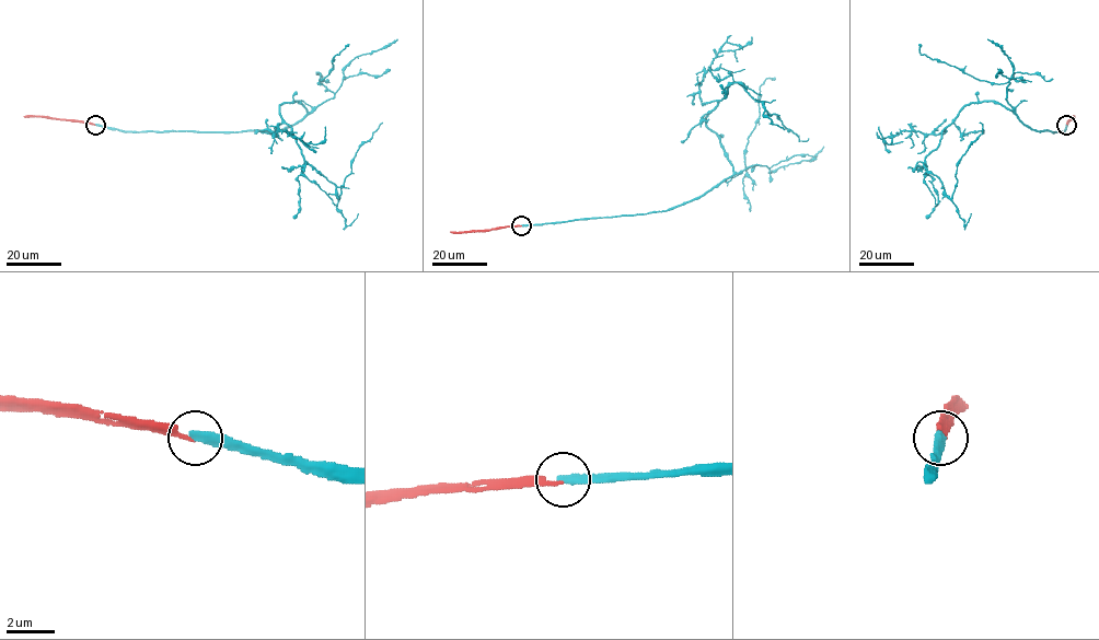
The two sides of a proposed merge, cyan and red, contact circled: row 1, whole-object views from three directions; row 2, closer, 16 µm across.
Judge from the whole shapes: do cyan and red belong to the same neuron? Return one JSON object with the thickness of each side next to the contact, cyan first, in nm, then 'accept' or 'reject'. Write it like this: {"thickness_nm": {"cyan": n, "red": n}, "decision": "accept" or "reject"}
{"thickness_nm": {"cyan": 400, "red": 160}, "decision": "accept"}

